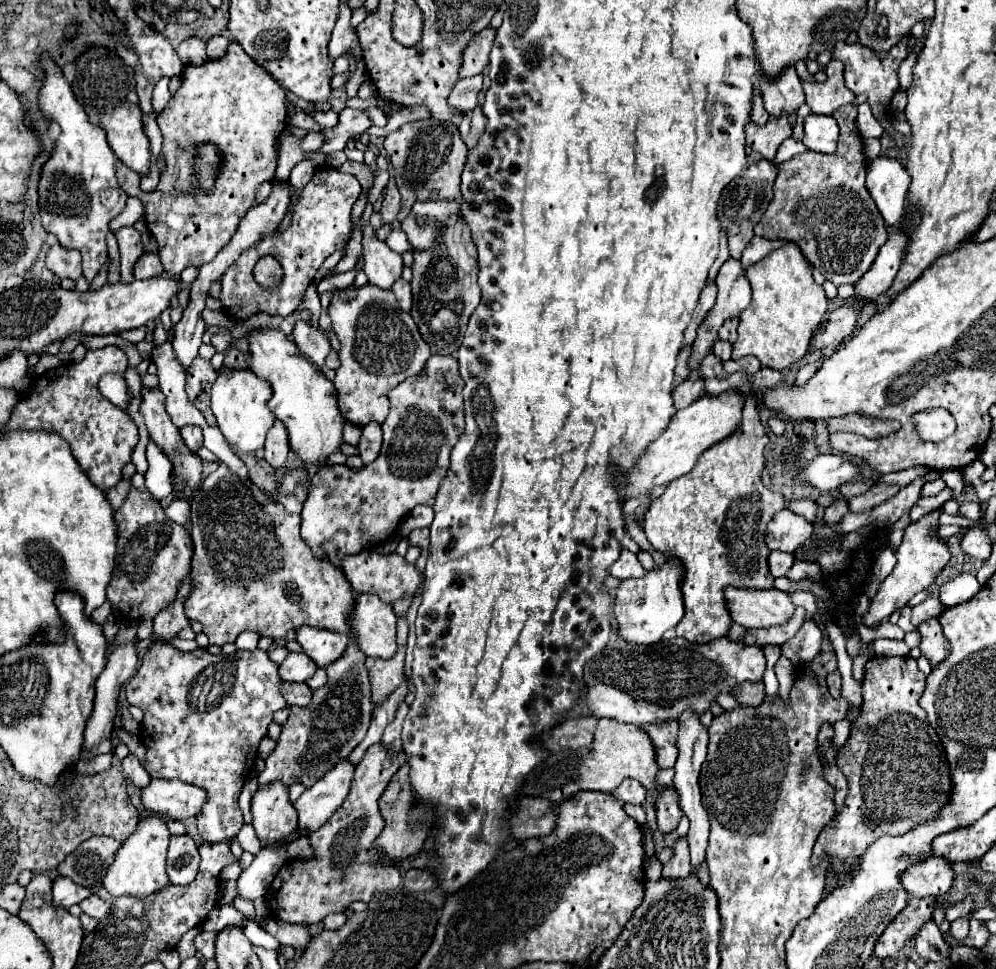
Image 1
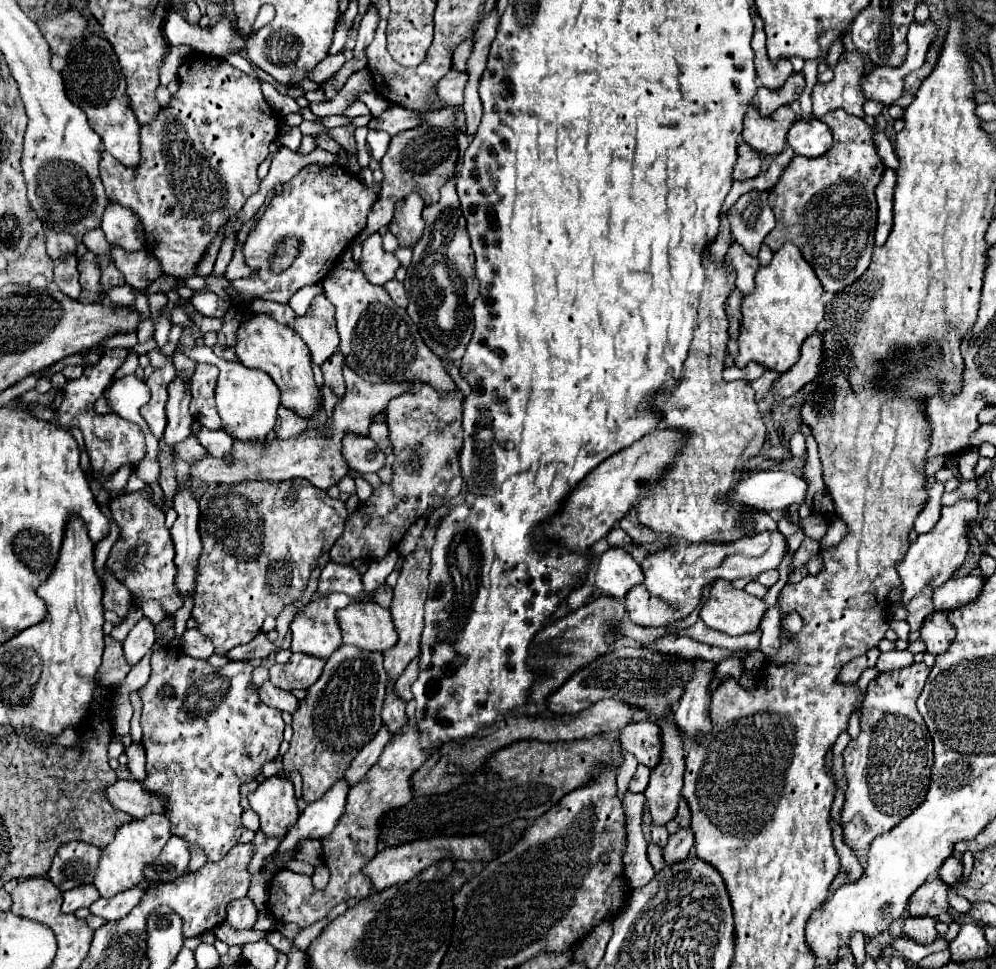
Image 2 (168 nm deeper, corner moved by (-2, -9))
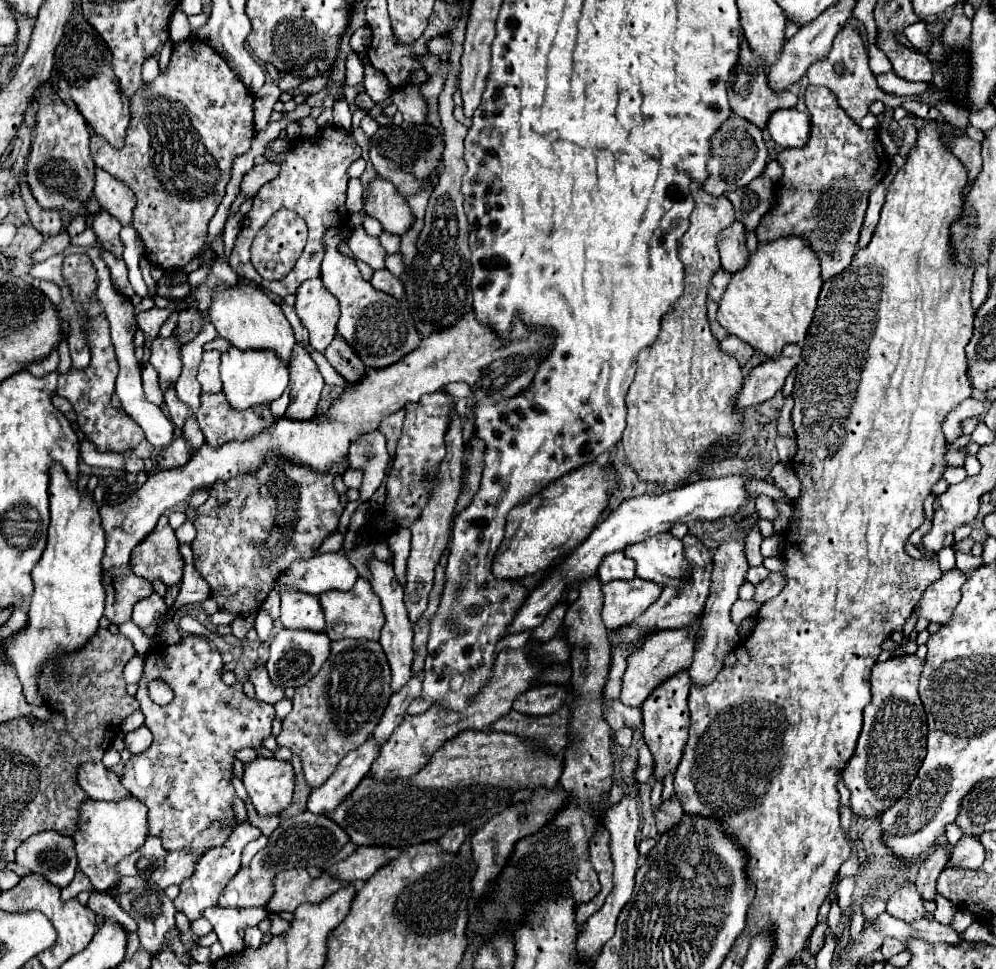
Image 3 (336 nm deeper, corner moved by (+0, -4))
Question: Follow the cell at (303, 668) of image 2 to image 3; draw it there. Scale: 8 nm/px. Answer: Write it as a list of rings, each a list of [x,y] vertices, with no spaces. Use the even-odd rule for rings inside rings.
[[[282,628],[270,644],[270,658],[266,662],[266,670],[268,670],[272,684],[280,688],[288,688],[288,686],[296,688],[296,686],[306,684],[320,670],[328,654],[330,654],[330,638],[326,636],[326,632]]]

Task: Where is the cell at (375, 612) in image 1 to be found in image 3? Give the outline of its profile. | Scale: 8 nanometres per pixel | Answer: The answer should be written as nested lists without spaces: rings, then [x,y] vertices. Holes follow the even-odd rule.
[[[360,576],[354,588],[348,592],[324,592],[318,600],[324,608],[326,634],[330,636],[330,640],[342,640],[342,638],[378,640],[380,638],[380,630],[384,626],[384,612],[380,608],[378,596],[372,592],[372,586],[366,578]]]

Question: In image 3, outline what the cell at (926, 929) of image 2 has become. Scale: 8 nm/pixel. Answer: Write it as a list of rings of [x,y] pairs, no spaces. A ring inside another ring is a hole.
[[[904,882],[890,898],[888,898],[888,906],[886,910],[904,920],[904,922],[912,922],[916,918],[924,918],[926,916],[926,910],[922,906],[922,898],[920,894],[916,892],[916,886],[914,882]]]

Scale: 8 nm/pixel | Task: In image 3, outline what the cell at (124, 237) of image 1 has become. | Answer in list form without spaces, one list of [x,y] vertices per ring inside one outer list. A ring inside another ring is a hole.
[[[96,168],[94,196],[98,198],[100,208],[104,208],[116,220],[120,220],[122,226],[128,226],[132,222],[132,210],[136,204],[134,192],[102,168]]]

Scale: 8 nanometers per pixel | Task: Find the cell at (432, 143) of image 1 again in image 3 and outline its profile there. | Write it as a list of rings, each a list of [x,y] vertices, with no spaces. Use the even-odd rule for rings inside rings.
[[[398,122],[392,126],[380,126],[378,132],[370,138],[370,162],[374,164],[376,172],[384,176],[384,180],[392,182],[398,188],[398,194],[404,196],[416,192],[416,188],[420,188],[420,180],[436,172],[442,150],[442,136],[436,136],[436,132],[432,132],[432,126],[428,124]]]

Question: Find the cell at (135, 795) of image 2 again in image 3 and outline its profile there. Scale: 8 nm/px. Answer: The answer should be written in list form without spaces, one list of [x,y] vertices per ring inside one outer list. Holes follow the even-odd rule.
[[[80,764],[78,784],[92,800],[118,800],[128,794],[126,788],[120,784],[120,778],[104,764]]]

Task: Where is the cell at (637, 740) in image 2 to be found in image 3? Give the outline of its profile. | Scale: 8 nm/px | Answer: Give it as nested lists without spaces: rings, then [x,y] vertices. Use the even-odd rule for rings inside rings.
[[[602,700],[602,716],[608,722],[608,726],[616,732],[624,726],[630,726],[632,730],[640,730],[642,728],[642,712],[640,708],[630,708],[624,706],[620,700],[614,700],[612,704],[606,704],[606,700]]]

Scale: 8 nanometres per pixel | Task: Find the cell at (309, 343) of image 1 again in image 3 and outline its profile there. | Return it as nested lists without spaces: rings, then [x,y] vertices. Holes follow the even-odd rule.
[[[310,278],[300,284],[296,292],[296,314],[310,332],[310,344],[314,350],[324,352],[336,334],[338,324],[338,300],[324,288],[320,278]]]

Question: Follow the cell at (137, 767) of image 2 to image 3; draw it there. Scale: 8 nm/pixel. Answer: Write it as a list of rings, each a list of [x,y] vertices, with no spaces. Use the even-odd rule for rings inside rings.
[[[140,726],[138,730],[128,732],[124,742],[126,742],[126,748],[132,754],[140,754],[140,752],[144,752],[152,744],[152,734],[150,734],[150,730],[146,726]]]

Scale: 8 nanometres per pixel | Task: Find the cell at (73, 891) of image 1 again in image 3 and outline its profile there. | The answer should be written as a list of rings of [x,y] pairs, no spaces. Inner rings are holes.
[[[76,872],[76,876],[74,876],[74,880],[66,886],[66,888],[62,888],[62,898],[64,900],[70,900],[70,898],[76,898],[80,892],[90,892],[92,890],[92,884],[90,884],[90,880],[84,876],[84,872]]]

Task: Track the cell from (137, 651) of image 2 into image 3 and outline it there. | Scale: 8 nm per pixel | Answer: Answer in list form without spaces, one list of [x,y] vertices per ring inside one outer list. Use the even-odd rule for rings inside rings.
[[[152,592],[148,598],[140,600],[134,608],[134,614],[132,614],[132,622],[136,626],[140,626],[142,630],[148,630],[152,624],[156,624],[164,614],[168,612],[168,606],[164,602],[164,598],[156,592]]]

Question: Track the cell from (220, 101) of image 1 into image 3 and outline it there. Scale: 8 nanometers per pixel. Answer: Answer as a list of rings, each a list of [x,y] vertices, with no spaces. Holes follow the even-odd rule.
[[[190,36],[182,42],[174,44],[172,56],[170,56],[170,64],[166,68],[166,72],[160,72],[158,78],[154,78],[152,82],[144,84],[132,98],[130,98],[130,124],[126,130],[126,142],[122,148],[112,148],[102,136],[92,134],[90,136],[90,156],[94,160],[94,164],[98,168],[104,168],[106,172],[110,172],[112,176],[116,176],[118,180],[122,180],[124,184],[128,184],[128,188],[136,194],[136,210],[134,210],[134,218],[132,218],[132,226],[136,228],[140,240],[144,242],[144,254],[152,264],[160,264],[160,268],[164,270],[174,270],[174,268],[184,268],[186,264],[190,264],[200,250],[206,246],[206,236],[208,236],[208,222],[214,216],[218,204],[224,198],[224,188],[230,180],[232,174],[232,162],[236,156],[246,154],[250,150],[250,142],[256,136],[256,128],[254,128],[254,98],[248,92],[248,88],[244,88],[244,82],[230,70],[230,66],[226,64],[224,58],[220,58],[218,52],[214,52],[214,48],[210,48],[204,40]]]

